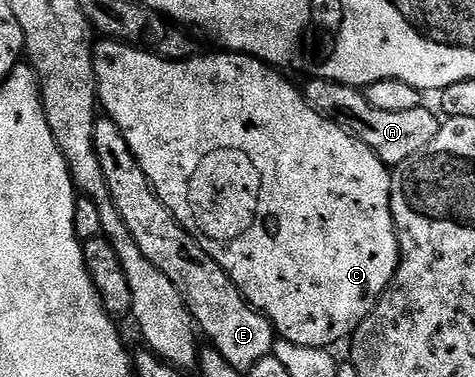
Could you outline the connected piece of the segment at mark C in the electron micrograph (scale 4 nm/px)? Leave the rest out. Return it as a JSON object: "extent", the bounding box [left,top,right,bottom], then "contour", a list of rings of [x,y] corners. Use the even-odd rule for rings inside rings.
{"extent":[92,38,400,349],"contour":[[[104,38],[99,42],[101,44],[97,43],[92,49],[99,107],[103,111],[105,108],[107,119],[114,121],[118,130],[122,130],[126,146],[130,146],[156,197],[172,211],[176,221],[195,238],[198,246],[202,246],[202,250],[218,262],[245,300],[272,321],[279,339],[289,340],[298,346],[327,349],[339,340],[347,341],[356,327],[372,313],[372,307],[388,289],[400,266],[400,247],[390,206],[392,172],[389,165],[383,164],[378,154],[374,154],[374,150],[370,150],[370,146],[363,144],[358,137],[351,136],[346,129],[315,112],[306,102],[303,91],[295,88],[283,71],[262,60],[227,50],[216,50],[213,56],[193,54],[187,60],[163,60],[153,52],[118,40]]]}

